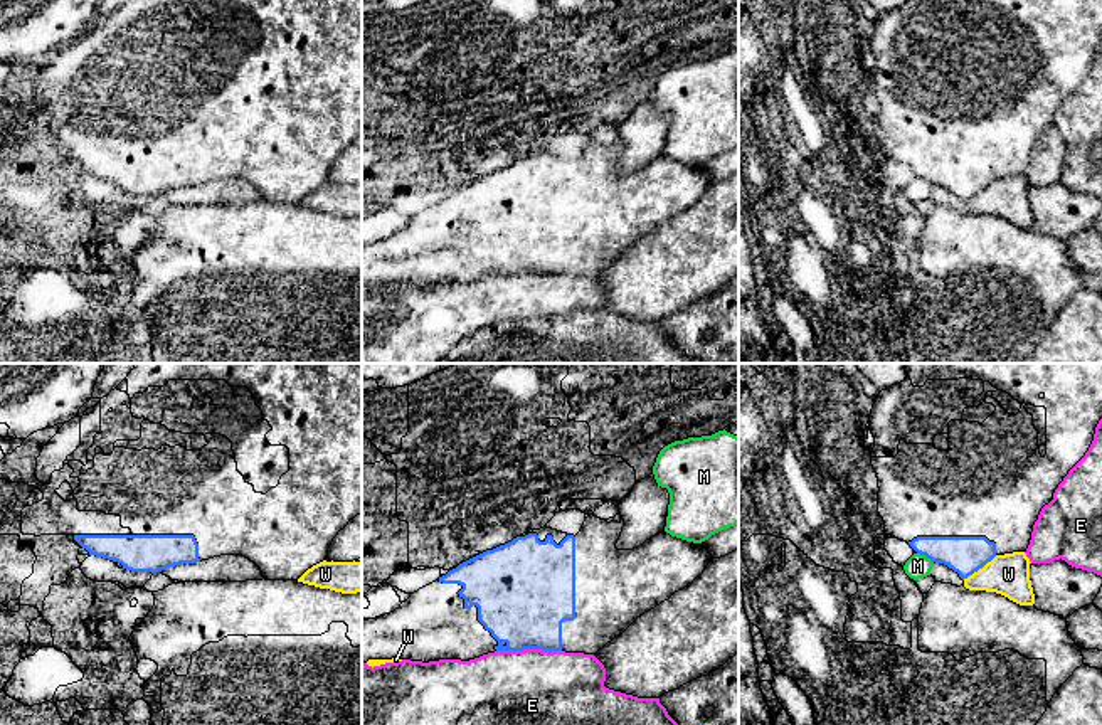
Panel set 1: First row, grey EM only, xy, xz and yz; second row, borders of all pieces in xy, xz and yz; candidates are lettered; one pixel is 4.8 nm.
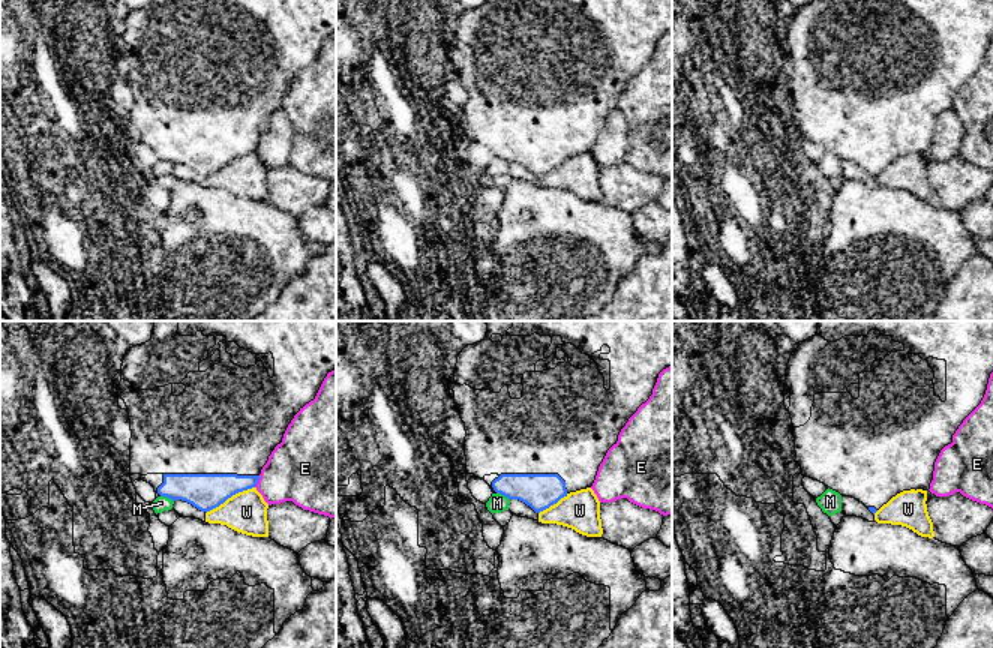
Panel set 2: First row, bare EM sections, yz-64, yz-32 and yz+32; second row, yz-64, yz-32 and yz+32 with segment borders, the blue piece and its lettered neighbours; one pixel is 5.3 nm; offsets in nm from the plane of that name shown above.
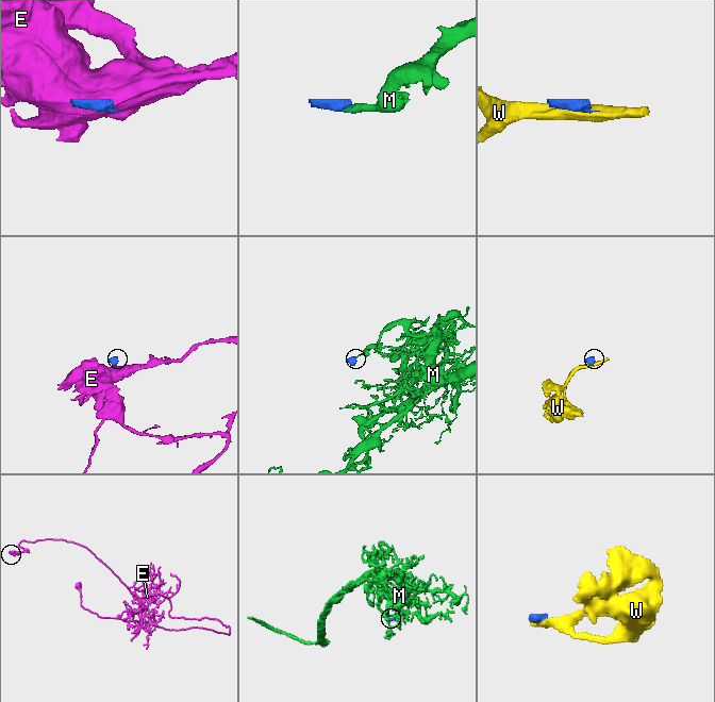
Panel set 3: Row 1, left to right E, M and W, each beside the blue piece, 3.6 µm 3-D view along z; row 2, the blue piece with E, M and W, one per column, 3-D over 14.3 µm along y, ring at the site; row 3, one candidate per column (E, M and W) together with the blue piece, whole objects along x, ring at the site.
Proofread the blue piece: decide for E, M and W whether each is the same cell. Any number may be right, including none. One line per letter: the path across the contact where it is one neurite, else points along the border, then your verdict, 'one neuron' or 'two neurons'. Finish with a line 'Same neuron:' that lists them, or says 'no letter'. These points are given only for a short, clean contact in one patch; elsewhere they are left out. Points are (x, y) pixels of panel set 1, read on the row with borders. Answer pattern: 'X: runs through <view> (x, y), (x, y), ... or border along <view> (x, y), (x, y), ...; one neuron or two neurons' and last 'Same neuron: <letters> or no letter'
E: border along xz (561, 650), (497, 651); two neurons
M: border along yz (917, 552), (932, 562); two neurons
W: two neurons
Same neuron: no letter

